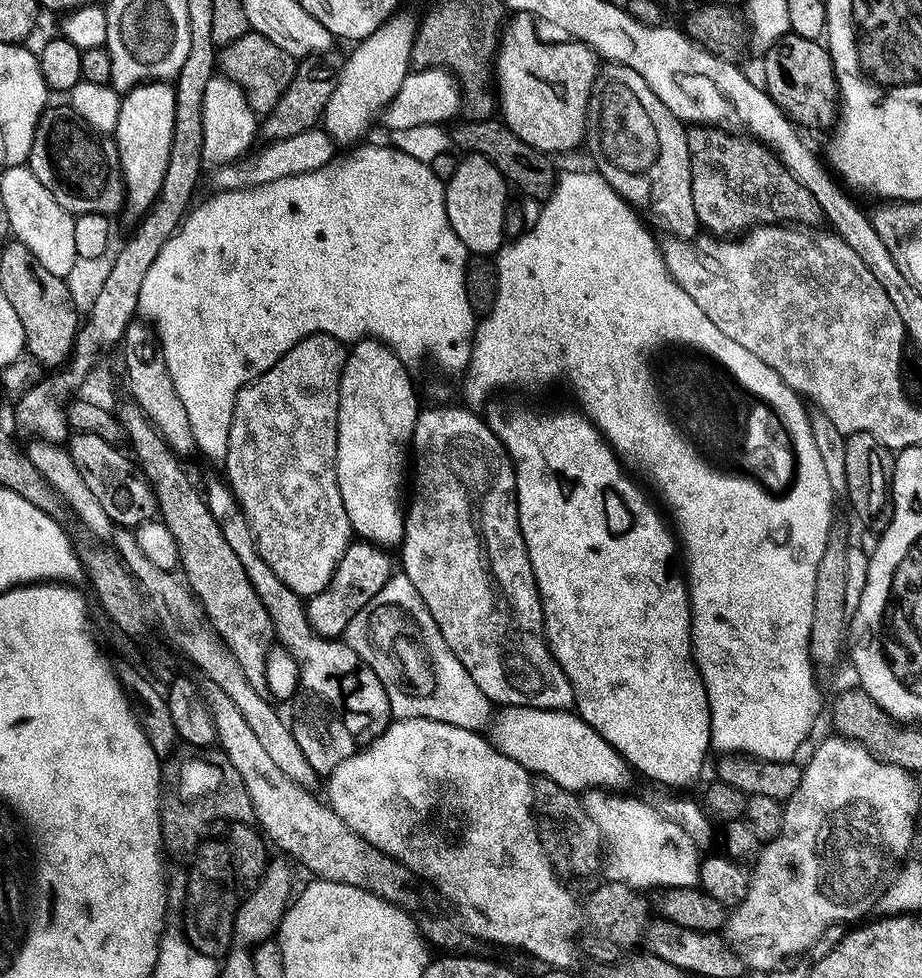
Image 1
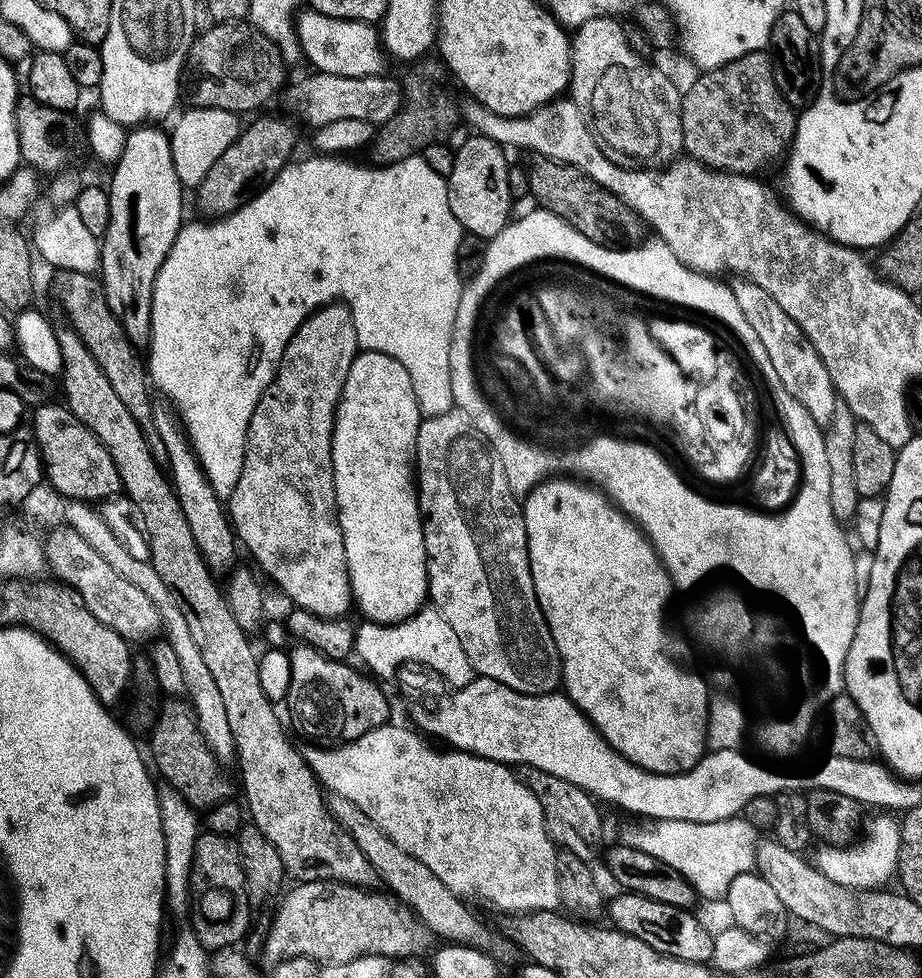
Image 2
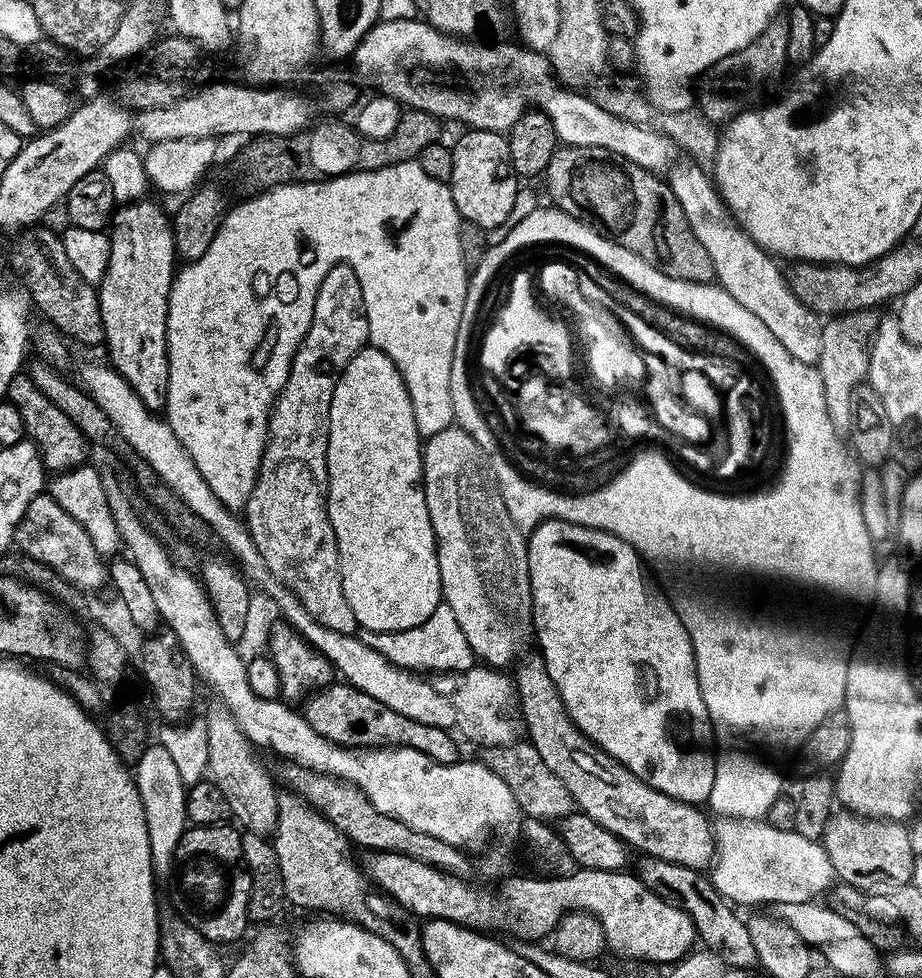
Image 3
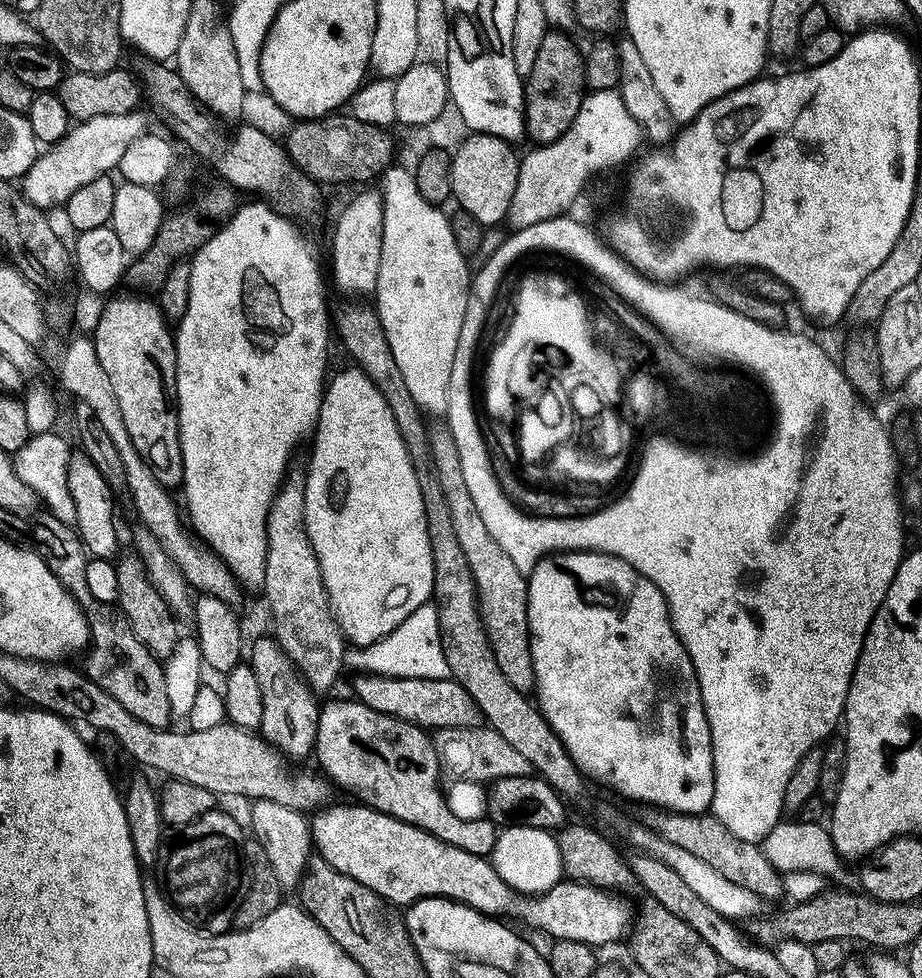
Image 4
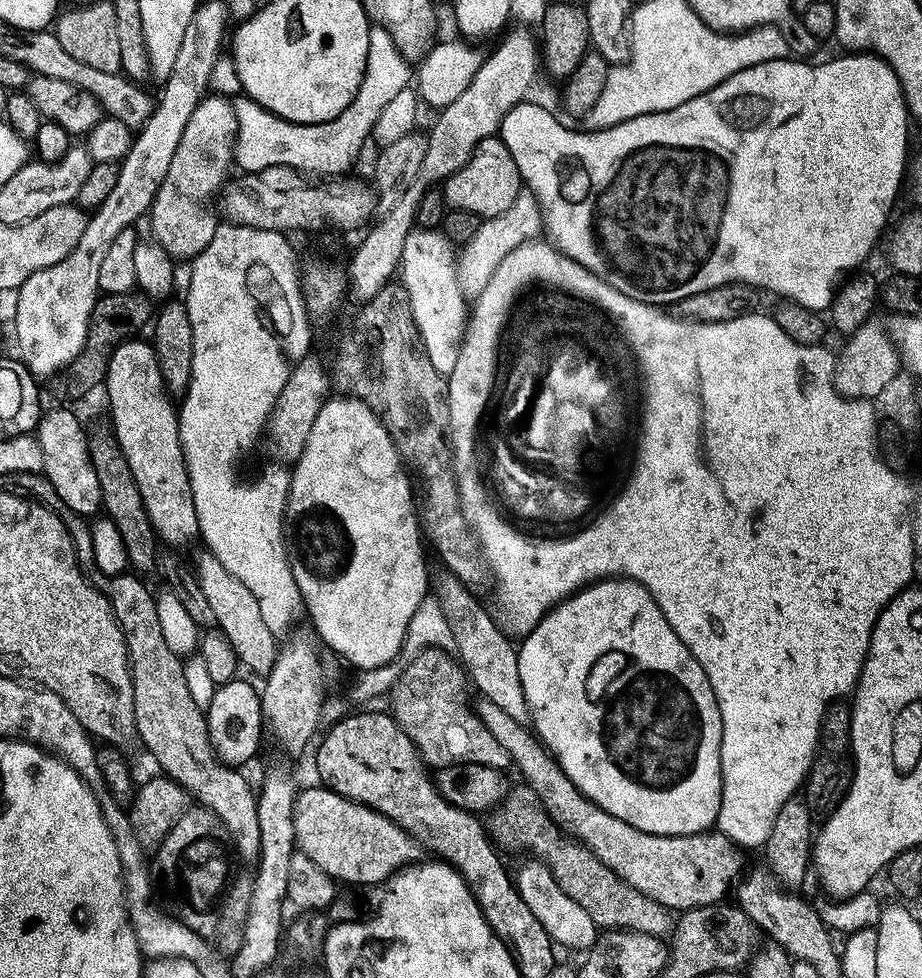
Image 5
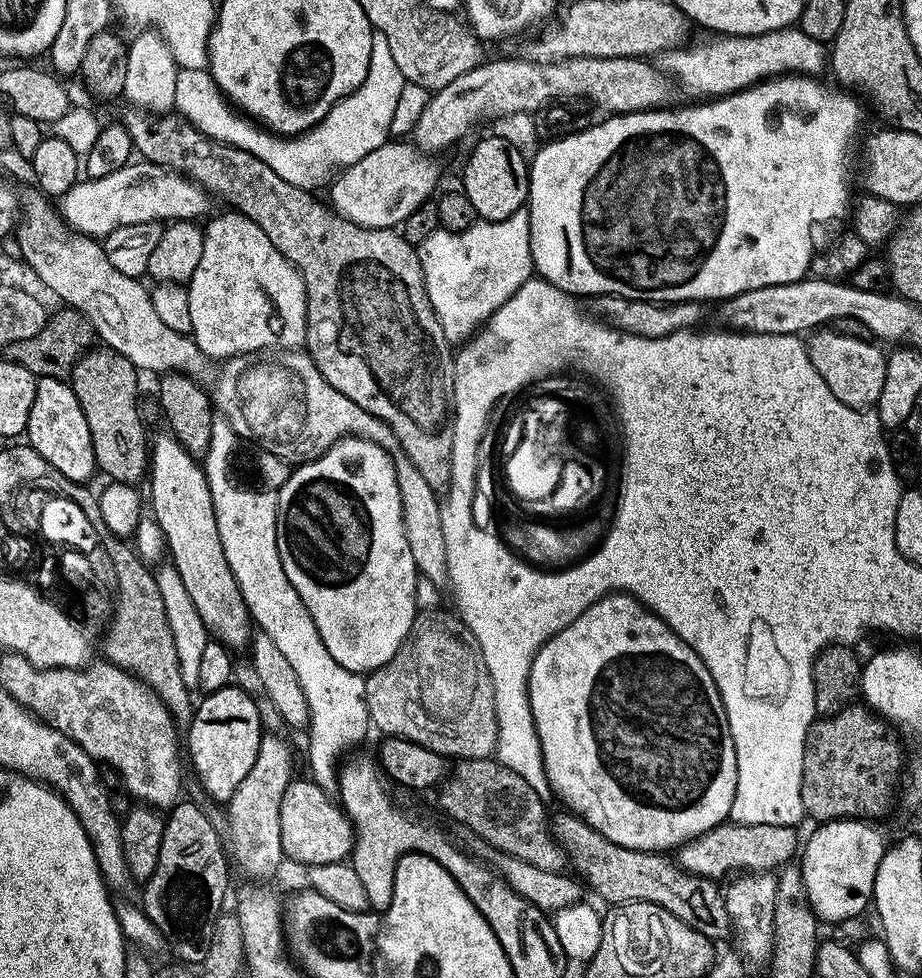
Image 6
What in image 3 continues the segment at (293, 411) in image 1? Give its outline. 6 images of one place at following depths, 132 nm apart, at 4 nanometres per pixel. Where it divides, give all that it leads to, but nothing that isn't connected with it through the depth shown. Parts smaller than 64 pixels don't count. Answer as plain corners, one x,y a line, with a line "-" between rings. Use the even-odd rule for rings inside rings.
335,264
330,274
322,278
310,326
294,354
286,386
282,386
282,390
276,394
275,402
272,403
260,469
254,488
250,490
250,498
242,509
242,520
248,533
254,538
254,546
258,546
258,554
262,554
270,574
285,588
291,590
296,601
322,626
347,636
353,635
358,625
354,618
354,610
350,610
350,602
346,602
346,594
342,590
340,559
334,530
328,517
328,415
334,386
342,370
346,370
350,358
354,358
354,354
358,354
368,343
368,319
358,274
354,274
350,264

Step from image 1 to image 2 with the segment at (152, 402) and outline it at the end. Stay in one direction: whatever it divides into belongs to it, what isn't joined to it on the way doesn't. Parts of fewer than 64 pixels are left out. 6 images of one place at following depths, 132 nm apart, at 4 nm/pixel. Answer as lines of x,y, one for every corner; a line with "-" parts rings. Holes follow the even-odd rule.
153,403
150,425
156,430
156,436
168,455
167,471
170,473
172,487
176,490
176,497
182,506
182,514
186,514
186,526
190,526
190,534
194,534
194,542
208,563
213,573
231,569
237,563
236,548
238,541
232,527
231,519
222,503
221,497
210,486
198,458
192,453
192,446
188,442
188,435
173,409
167,403

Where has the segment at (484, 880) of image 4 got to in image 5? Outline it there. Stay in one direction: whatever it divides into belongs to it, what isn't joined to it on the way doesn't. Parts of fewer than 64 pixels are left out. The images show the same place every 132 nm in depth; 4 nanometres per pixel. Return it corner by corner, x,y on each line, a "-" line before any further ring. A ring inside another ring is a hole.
327,786
301,787
292,807
296,847
310,862
322,866
337,882
380,884
421,859
422,849
390,818
364,804
355,804

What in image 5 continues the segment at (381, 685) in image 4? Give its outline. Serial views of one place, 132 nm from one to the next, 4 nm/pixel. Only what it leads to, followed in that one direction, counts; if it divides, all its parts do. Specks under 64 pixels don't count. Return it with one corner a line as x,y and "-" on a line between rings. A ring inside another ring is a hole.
479,699
476,705
476,713
494,740
502,746
509,761
514,762
521,776
523,783
534,790
536,797
542,802
543,808
550,814
551,820
565,833
575,837
581,844
584,844
622,882
632,884
638,894
646,894
654,902
658,902
669,910
683,910
685,908
697,908
707,904
718,904
725,899
724,896
733,891
738,877
741,875
740,868
741,849
733,843
728,836
723,836
719,830
707,832
696,832
692,836
659,836
638,830
630,826
630,822
622,822
622,818
614,818
614,814
608,814
592,800
586,799
576,786
570,782
568,776
560,768
560,764
553,759
552,755
540,743
539,737
525,724
515,722
510,714
504,713
498,706
486,699

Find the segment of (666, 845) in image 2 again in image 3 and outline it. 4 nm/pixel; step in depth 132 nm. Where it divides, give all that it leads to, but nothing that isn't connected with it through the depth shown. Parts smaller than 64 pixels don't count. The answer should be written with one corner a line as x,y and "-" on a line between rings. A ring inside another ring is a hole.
719,817
713,823
716,840
716,855
710,870
710,879
715,888
729,903
740,904
785,904
812,900
814,892
825,893
835,881
830,856
817,840
808,839
794,831
780,831
767,821
730,819

